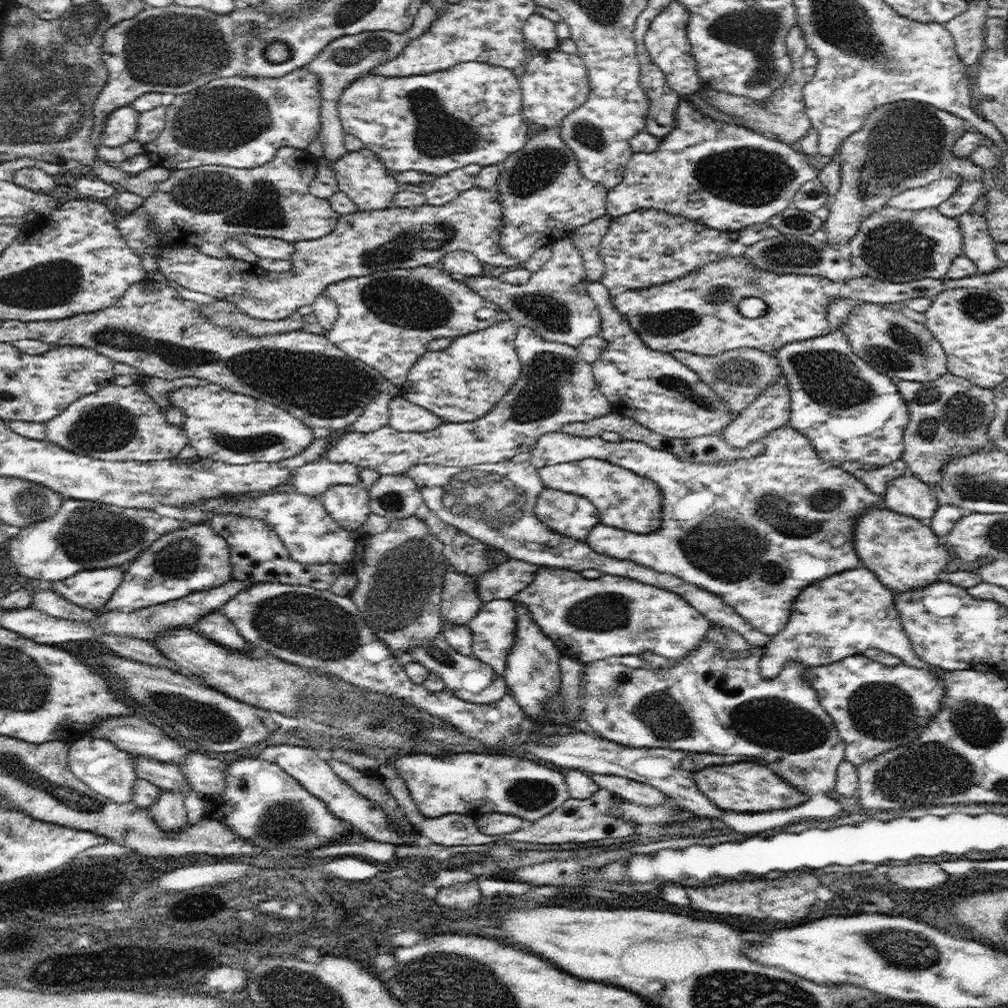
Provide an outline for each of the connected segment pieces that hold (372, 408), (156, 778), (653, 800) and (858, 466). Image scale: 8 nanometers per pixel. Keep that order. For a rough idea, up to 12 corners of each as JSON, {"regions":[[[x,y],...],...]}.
{"regions":[[[387,390],[380,391],[351,424],[359,433],[389,424]],[[134,757],[137,778],[167,791],[190,791],[179,765]],[[612,774],[588,775],[599,787],[642,806],[667,800],[643,782]],[[903,459],[884,466],[844,461],[839,466],[874,495],[907,472]]]}

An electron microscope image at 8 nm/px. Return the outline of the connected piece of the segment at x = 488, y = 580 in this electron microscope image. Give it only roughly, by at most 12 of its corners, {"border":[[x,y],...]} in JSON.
{"border":[[509,558],[475,579],[484,602],[510,599],[538,565]]}

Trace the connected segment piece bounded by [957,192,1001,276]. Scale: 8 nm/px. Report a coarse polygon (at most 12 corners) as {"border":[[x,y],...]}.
{"border":[[986,193],[957,217],[978,276],[1001,267],[985,217]]}

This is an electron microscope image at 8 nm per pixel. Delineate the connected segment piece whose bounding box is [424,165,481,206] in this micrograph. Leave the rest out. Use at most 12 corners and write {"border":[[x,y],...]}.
{"border":[[480,165],[436,176],[424,193],[440,206],[476,186]]}

